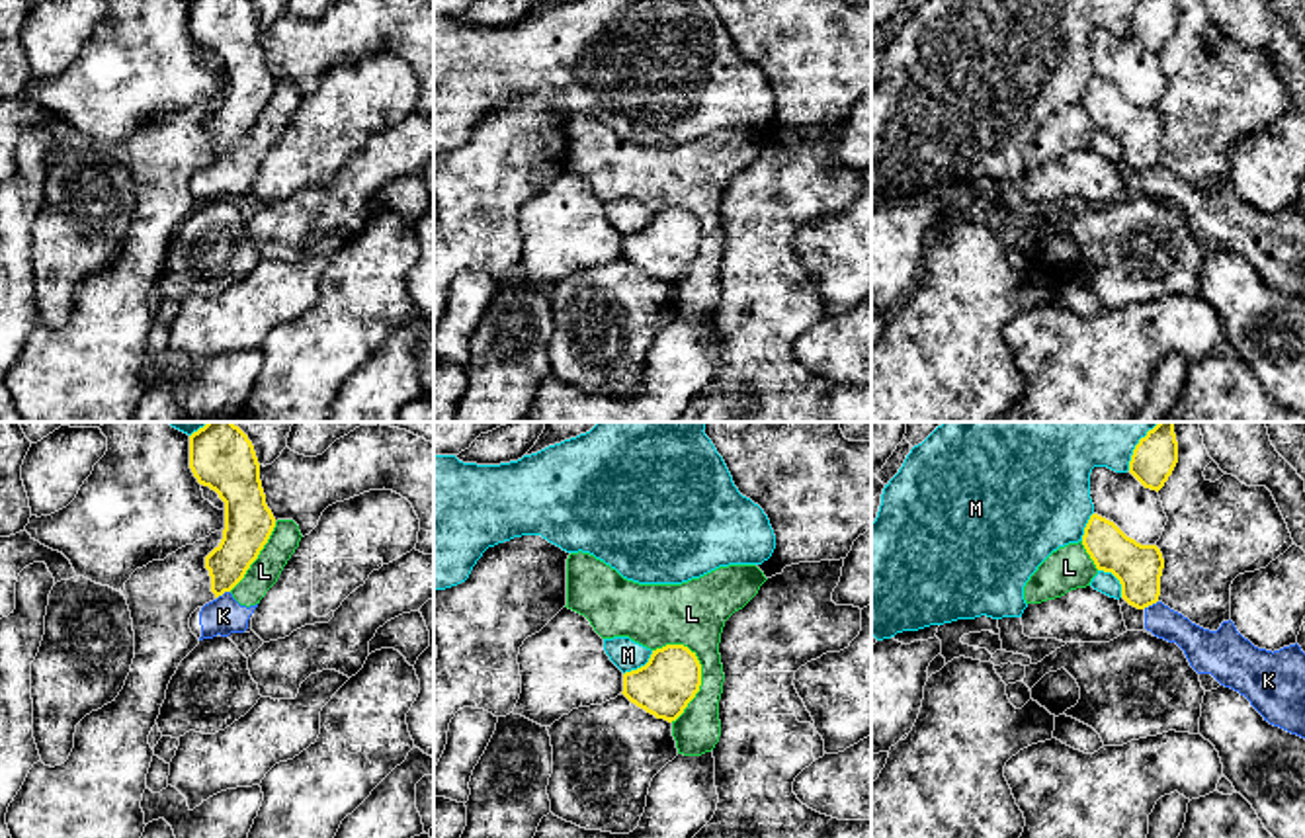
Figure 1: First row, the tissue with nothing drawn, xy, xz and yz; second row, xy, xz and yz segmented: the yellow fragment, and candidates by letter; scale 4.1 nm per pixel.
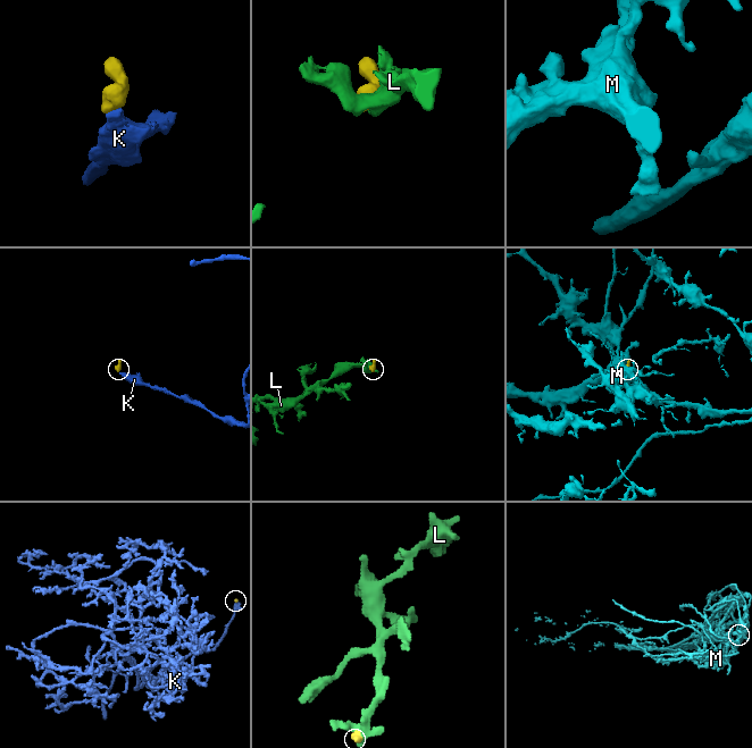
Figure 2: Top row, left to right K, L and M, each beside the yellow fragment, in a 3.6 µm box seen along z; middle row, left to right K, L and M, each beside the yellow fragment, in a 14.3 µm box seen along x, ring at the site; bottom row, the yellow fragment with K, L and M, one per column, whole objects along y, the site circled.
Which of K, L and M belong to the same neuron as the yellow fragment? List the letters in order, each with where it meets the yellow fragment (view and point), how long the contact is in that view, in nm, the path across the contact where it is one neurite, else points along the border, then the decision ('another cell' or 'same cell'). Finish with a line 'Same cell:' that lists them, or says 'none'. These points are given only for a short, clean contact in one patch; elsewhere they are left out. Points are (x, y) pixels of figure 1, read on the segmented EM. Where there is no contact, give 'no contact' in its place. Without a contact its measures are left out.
K: meets yellow in yz at (1149, 604); contact 70 nm long; border along yz (1157, 600), (1143, 608); another cell
L: meets yellow in xz at (700, 684); contact 340 nm long; another cell
M: meets yellow in yz at (1116, 577); contact 160 nm long; another cell
Same cell: none

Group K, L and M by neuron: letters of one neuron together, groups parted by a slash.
K L / M

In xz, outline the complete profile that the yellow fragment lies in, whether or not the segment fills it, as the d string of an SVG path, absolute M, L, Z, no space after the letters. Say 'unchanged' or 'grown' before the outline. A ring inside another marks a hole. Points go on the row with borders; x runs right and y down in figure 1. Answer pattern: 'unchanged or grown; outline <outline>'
unchanged; outline M666 645L649 662L623 674L623 695L668 723L676 721L701 686L701 664L688 647Z

